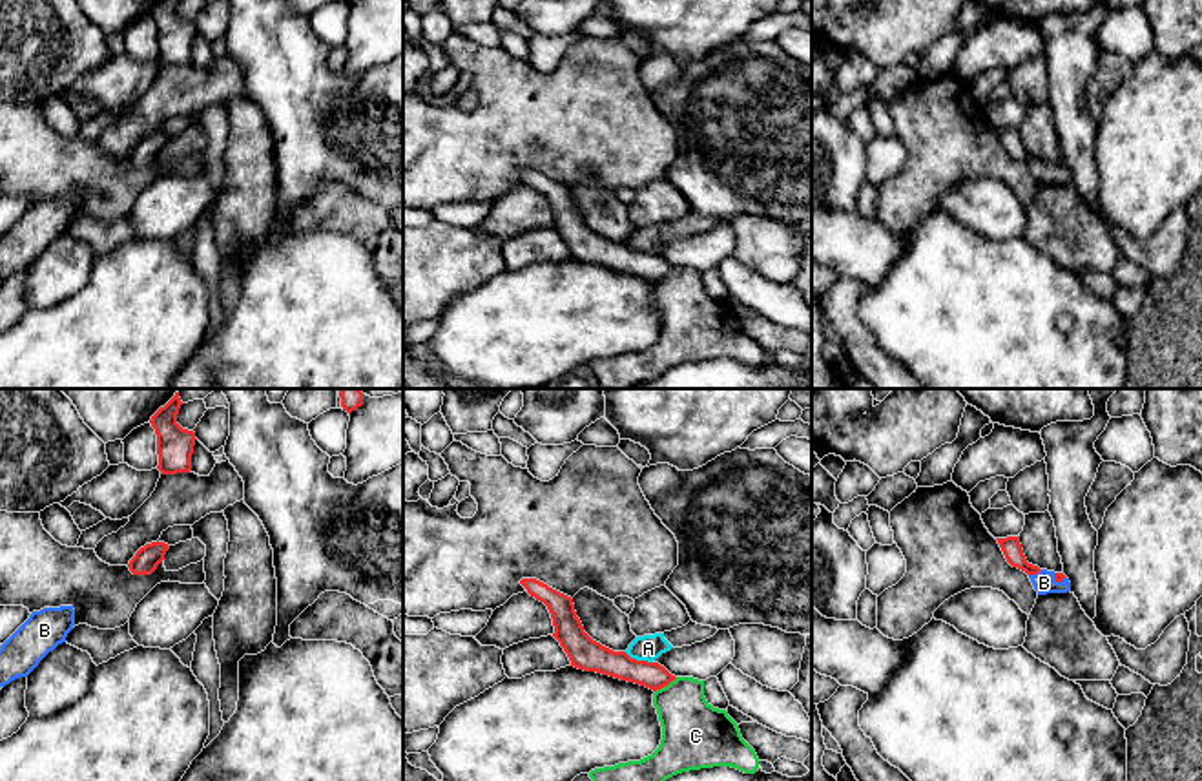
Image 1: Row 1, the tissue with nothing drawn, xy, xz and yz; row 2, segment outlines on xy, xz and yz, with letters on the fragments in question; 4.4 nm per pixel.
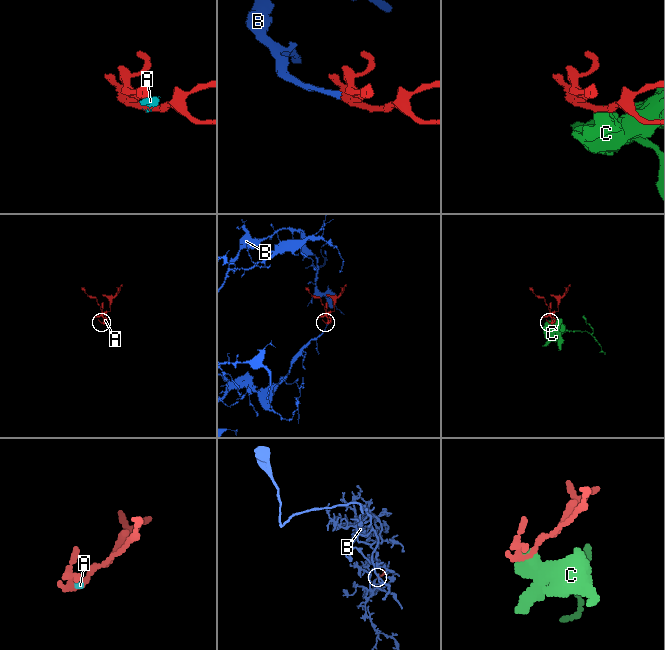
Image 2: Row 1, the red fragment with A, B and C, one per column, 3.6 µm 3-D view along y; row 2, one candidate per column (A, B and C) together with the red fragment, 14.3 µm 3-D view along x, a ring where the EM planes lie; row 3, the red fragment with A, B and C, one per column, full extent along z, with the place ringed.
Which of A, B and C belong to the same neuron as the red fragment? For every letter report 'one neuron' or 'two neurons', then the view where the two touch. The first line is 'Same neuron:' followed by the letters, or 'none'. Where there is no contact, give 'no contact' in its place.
Same neuron: B
A: two neurons | xz
B: one neuron | yz
C: two neurons | xz

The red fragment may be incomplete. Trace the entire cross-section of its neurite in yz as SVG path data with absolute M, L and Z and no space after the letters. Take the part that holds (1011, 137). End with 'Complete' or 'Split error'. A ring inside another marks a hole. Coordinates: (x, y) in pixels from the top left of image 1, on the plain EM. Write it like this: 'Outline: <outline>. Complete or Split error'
Outline: M1007 128L1007 130L996 130L996 131L998 131L1007 153L1012 159L1018 159L1029 166L1038 186L1071 182L1071 173L1063 164L1040 161L1038 157L1032 157L1027 153L1021 135L1020 135L1020 128Z. Split error

